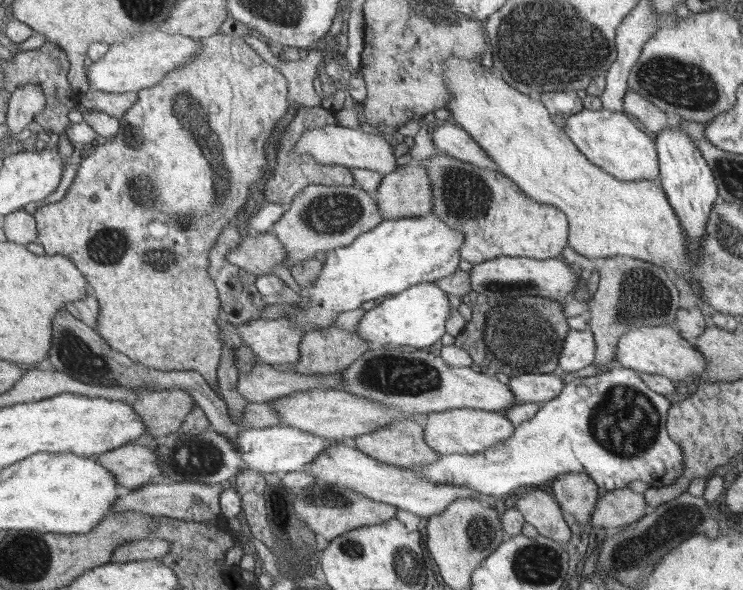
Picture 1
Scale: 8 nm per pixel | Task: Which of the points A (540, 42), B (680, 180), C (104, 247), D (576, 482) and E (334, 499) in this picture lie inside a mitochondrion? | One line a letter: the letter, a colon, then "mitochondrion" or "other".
A: mitochondrion
B: other
C: mitochondrion
D: other
E: mitochondrion

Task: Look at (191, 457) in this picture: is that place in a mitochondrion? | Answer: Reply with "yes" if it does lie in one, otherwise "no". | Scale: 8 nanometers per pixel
yes

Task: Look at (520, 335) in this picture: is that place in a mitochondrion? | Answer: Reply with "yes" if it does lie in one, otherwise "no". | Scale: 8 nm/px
yes

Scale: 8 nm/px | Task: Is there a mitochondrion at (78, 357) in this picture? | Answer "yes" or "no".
yes

